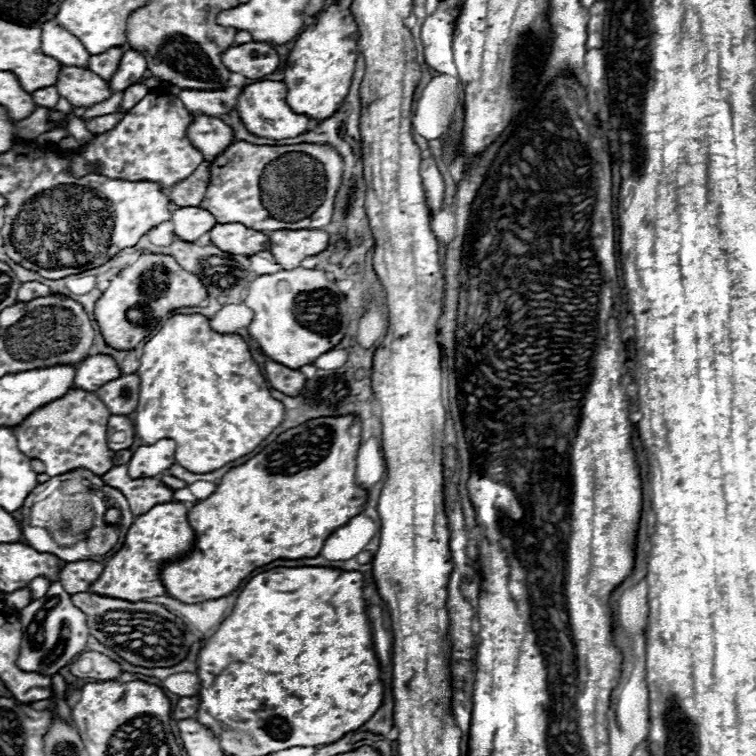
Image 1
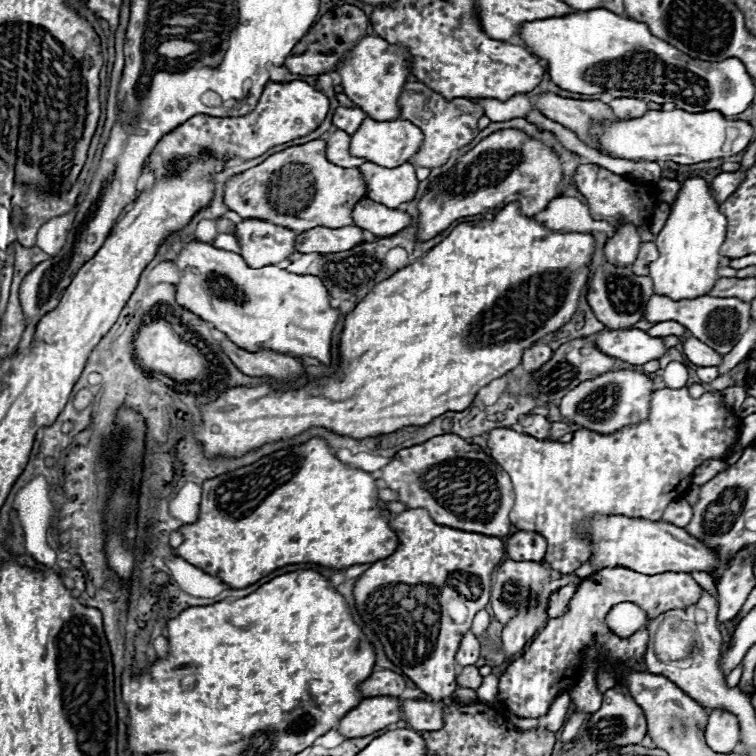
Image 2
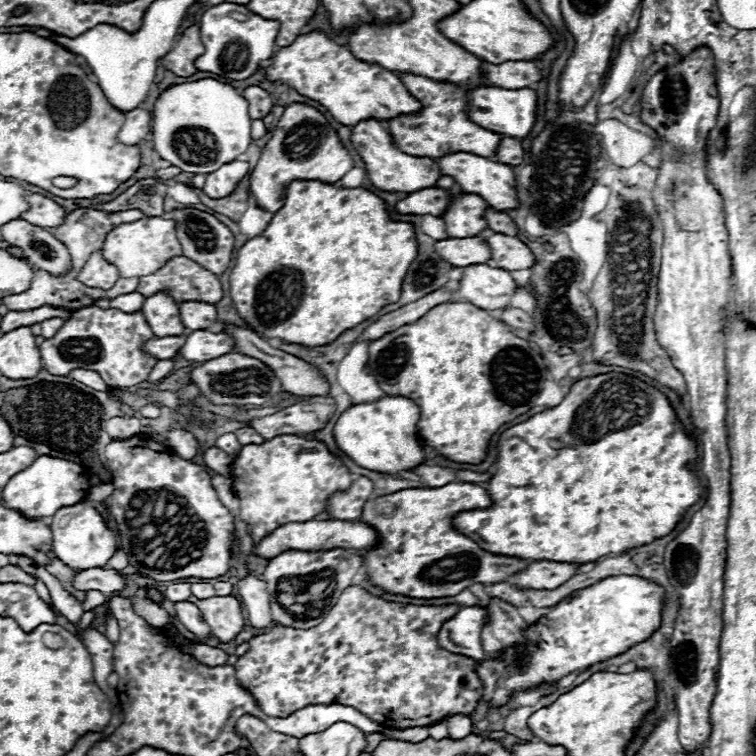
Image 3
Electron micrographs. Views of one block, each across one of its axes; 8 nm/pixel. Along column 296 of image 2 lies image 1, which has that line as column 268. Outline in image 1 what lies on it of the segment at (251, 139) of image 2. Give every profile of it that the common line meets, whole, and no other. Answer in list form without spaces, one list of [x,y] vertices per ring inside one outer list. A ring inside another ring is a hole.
[[[270,80],[254,82],[242,90],[242,94],[236,102],[236,110],[238,110],[244,126],[260,138],[272,138],[272,140],[296,138],[306,132],[310,118],[306,114],[296,114],[286,104],[286,96],[288,96],[288,88],[284,82],[270,82]]]

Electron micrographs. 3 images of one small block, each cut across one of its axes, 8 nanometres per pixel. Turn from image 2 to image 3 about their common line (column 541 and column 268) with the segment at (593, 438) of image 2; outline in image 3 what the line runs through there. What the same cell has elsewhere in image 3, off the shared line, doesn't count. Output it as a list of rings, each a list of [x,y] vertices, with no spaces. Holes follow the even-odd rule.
[[[294,434],[242,446],[232,468],[234,490],[240,498],[240,516],[252,526],[254,544],[282,524],[306,522],[322,514],[324,500],[336,490],[346,490],[352,480],[348,468],[328,452],[324,442]]]

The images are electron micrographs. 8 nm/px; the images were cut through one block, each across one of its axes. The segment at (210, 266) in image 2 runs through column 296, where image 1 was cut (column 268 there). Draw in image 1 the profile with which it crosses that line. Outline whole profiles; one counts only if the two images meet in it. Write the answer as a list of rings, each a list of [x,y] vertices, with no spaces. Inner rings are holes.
[[[296,268],[258,276],[250,282],[244,304],[254,310],[248,334],[270,360],[292,370],[312,364],[320,354],[338,346],[350,322],[350,308],[344,294],[334,282],[326,280],[322,270]]]

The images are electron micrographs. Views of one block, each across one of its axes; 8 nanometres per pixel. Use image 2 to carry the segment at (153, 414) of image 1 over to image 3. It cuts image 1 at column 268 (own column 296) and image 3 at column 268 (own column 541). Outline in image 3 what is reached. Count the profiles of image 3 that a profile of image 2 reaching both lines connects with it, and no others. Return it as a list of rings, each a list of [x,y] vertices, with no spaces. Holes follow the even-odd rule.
[[[296,180],[288,184],[286,190],[286,200],[284,206],[272,216],[272,222],[266,226],[266,230],[248,240],[238,252],[236,252],[236,262],[230,274],[230,298],[234,302],[234,308],[238,316],[258,334],[264,338],[280,338],[282,342],[290,344],[302,344],[302,346],[326,346],[332,344],[340,334],[346,330],[356,328],[360,322],[376,316],[384,306],[398,302],[400,290],[402,290],[402,280],[412,264],[412,260],[418,254],[418,244],[416,244],[416,232],[410,222],[392,222],[388,214],[384,212],[384,202],[374,196],[372,192],[364,188],[334,188],[334,184],[324,184],[318,180]]]

